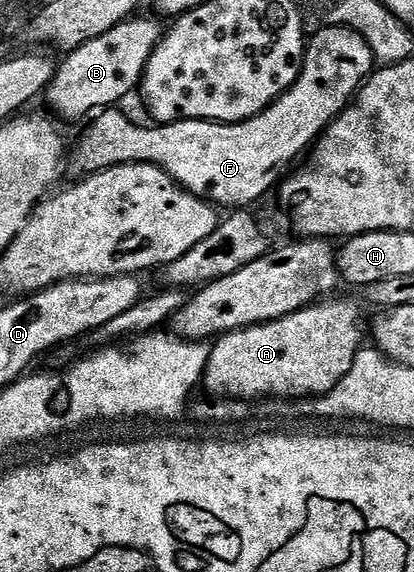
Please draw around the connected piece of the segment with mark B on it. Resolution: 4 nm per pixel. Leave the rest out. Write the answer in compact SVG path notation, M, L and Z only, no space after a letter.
M139 18L126 19L109 29L109 33L93 37L93 41L85 41L85 45L76 51L68 51L62 56L63 63L61 59L55 68L53 81L45 92L45 100L53 110L65 119L79 119L87 114L90 116L119 105L134 87L136 90L142 84L147 62L163 38L164 28L159 27L158 18Z

